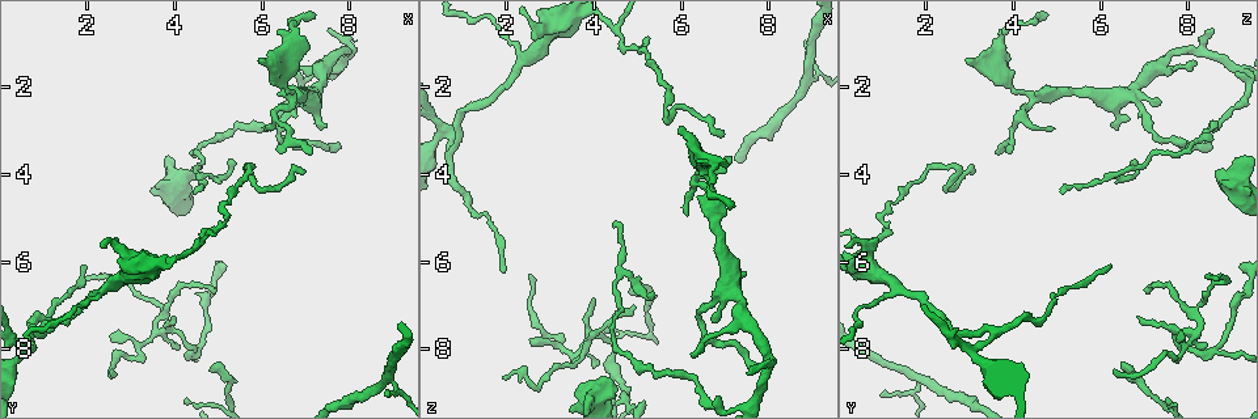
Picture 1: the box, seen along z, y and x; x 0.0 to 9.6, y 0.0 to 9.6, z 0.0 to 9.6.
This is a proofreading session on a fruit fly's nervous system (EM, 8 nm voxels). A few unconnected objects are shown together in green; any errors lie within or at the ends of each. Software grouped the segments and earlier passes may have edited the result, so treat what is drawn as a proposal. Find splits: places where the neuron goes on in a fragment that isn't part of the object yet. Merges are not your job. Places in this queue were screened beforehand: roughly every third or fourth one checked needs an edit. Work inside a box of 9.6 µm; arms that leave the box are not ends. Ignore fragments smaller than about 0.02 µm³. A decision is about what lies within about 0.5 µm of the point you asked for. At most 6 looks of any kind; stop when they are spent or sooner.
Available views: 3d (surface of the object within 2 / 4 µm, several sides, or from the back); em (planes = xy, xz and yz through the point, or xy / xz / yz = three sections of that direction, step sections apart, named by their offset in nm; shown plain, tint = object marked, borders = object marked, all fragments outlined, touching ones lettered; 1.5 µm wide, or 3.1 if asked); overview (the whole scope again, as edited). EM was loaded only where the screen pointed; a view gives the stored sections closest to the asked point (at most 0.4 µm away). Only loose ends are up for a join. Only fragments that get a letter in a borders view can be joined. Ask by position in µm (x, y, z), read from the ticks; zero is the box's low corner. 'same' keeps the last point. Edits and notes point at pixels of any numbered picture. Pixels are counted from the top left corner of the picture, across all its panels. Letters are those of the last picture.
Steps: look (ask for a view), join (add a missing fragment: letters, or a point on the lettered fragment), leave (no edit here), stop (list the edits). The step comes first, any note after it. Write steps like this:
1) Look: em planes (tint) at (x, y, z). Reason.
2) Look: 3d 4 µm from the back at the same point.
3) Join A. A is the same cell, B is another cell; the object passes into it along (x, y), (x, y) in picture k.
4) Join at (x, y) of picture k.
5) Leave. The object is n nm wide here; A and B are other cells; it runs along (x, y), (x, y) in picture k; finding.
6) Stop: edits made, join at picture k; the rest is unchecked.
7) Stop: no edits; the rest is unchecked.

Look: 3d 2 µm at (6.70, 2.30, 7.30). Free end.

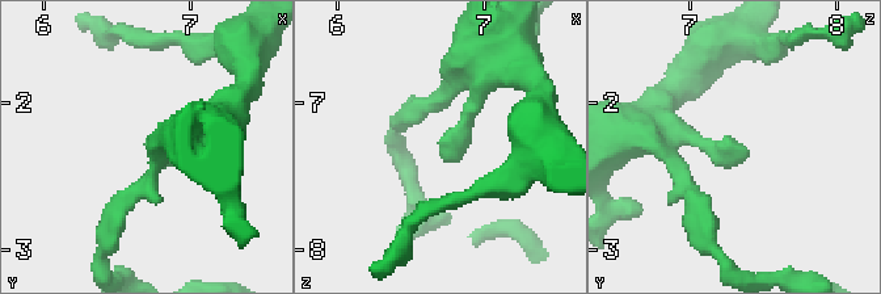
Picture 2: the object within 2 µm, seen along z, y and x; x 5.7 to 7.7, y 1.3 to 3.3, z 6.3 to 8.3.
Look: em planes (tint) at (6.70, 2.34, 7.38).

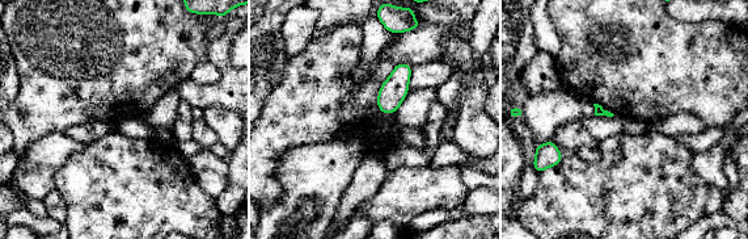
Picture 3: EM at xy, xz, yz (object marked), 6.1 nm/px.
Look: em planes (borders) at the same point.

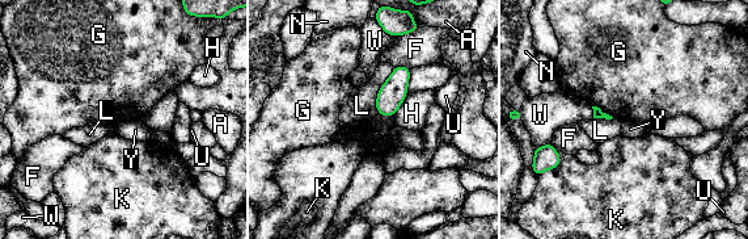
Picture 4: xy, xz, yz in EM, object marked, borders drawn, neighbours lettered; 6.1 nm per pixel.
Leave. A, F, G, H, K, L, N, U, W and Y are other cells; a border runs along (394, 67), (377, 93), (377, 113) in picture 4; no lettered fragment goes on from it.

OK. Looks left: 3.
Look: em yz step 8 (tint) at (7.45, 0.75, 8.60). Thin end.

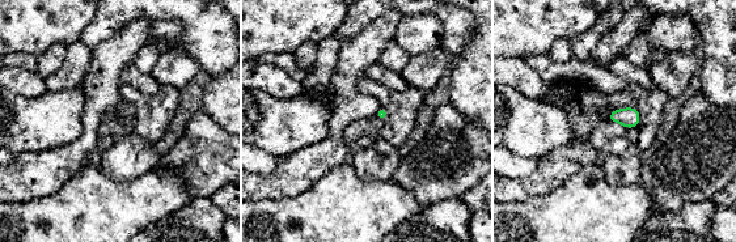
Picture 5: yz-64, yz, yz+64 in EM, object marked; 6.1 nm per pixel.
Look: em planes (borders) at the same point. Cut it another way.

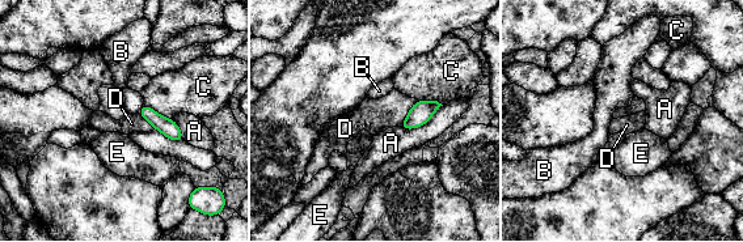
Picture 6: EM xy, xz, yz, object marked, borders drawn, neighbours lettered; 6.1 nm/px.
Leave. The longest contact is with A, 300 nm; A, B, C, D and E are other cells; a border runs along (443, 105), (425, 123), (400, 127) in picture 6; no lettered fragment goes on from it.

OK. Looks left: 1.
Stop: no edits; the rest is unchecked.

